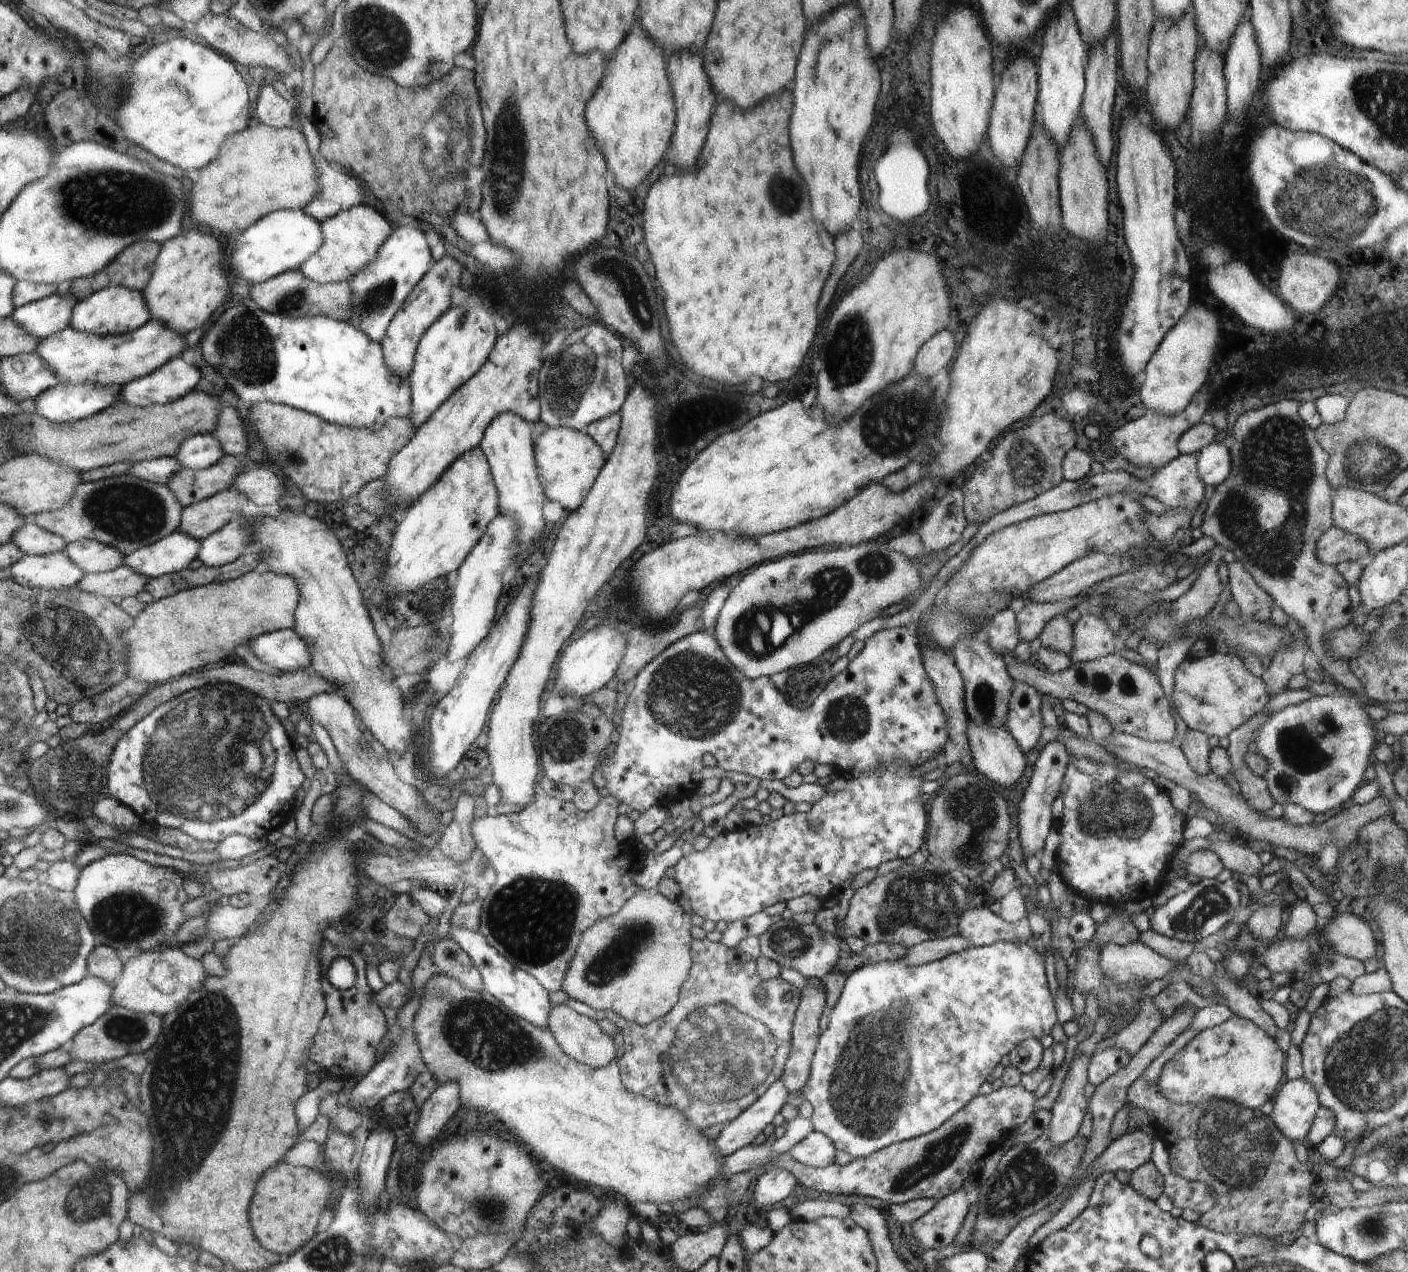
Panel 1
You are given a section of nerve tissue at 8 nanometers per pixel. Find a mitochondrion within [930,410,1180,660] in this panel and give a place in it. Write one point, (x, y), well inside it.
(1028, 464)

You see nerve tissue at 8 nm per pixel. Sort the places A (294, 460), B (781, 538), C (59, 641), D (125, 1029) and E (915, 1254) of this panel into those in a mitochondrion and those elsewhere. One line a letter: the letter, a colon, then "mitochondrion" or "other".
A: mitochondrion
B: other
C: mitochondrion
D: mitochondrion
E: other

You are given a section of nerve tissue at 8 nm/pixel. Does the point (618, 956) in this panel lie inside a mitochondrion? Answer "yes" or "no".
yes

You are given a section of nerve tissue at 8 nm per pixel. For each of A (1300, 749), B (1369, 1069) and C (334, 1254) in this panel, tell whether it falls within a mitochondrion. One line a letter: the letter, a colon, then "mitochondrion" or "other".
A: mitochondrion
B: mitochondrion
C: mitochondrion

